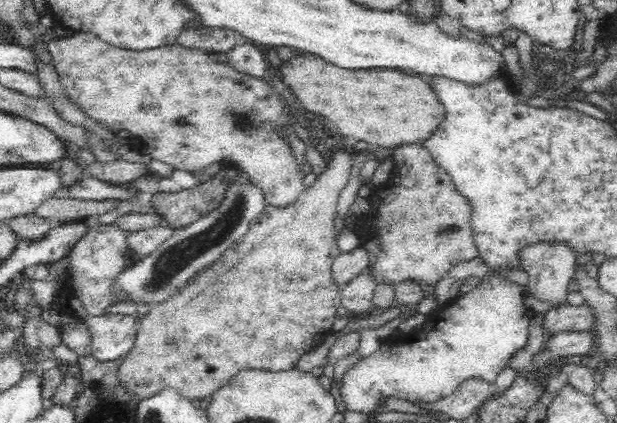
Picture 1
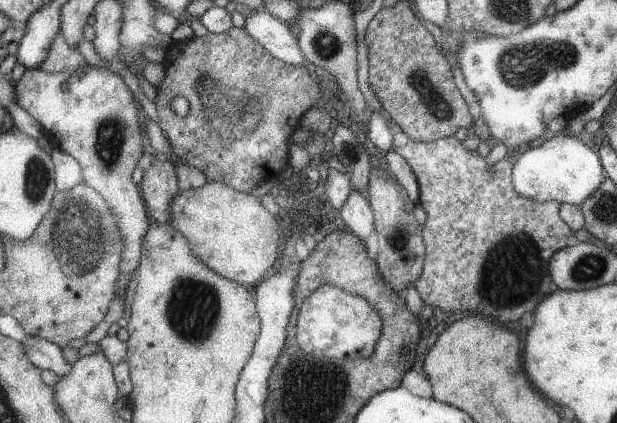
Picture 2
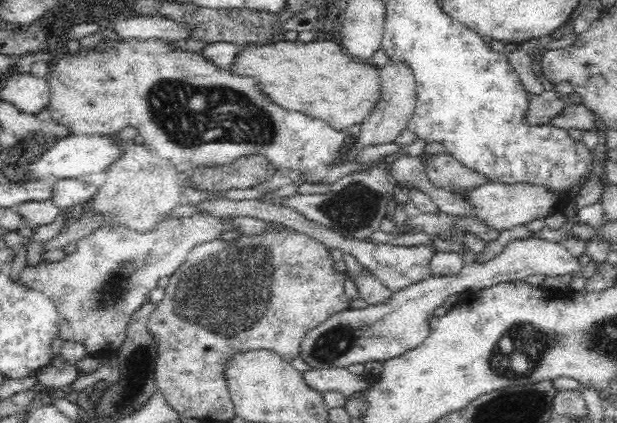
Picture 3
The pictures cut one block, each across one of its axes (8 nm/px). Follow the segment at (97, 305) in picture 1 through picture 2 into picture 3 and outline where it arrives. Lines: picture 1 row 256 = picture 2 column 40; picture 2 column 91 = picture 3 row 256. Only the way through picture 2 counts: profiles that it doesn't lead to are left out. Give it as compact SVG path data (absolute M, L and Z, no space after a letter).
M196 214L180 218L168 216L162 222L156 222L152 230L140 233L124 227L101 226L82 236L77 242L76 250L67 254L63 260L52 260L50 263L41 261L37 265L25 266L19 272L18 282L26 289L46 295L52 301L58 311L58 338L84 345L86 356L102 350L118 350L126 341L128 322L149 301L156 282L164 276L169 277L186 260L194 246L220 239L221 233L230 231L230 225L224 222L228 222L228 219Z

